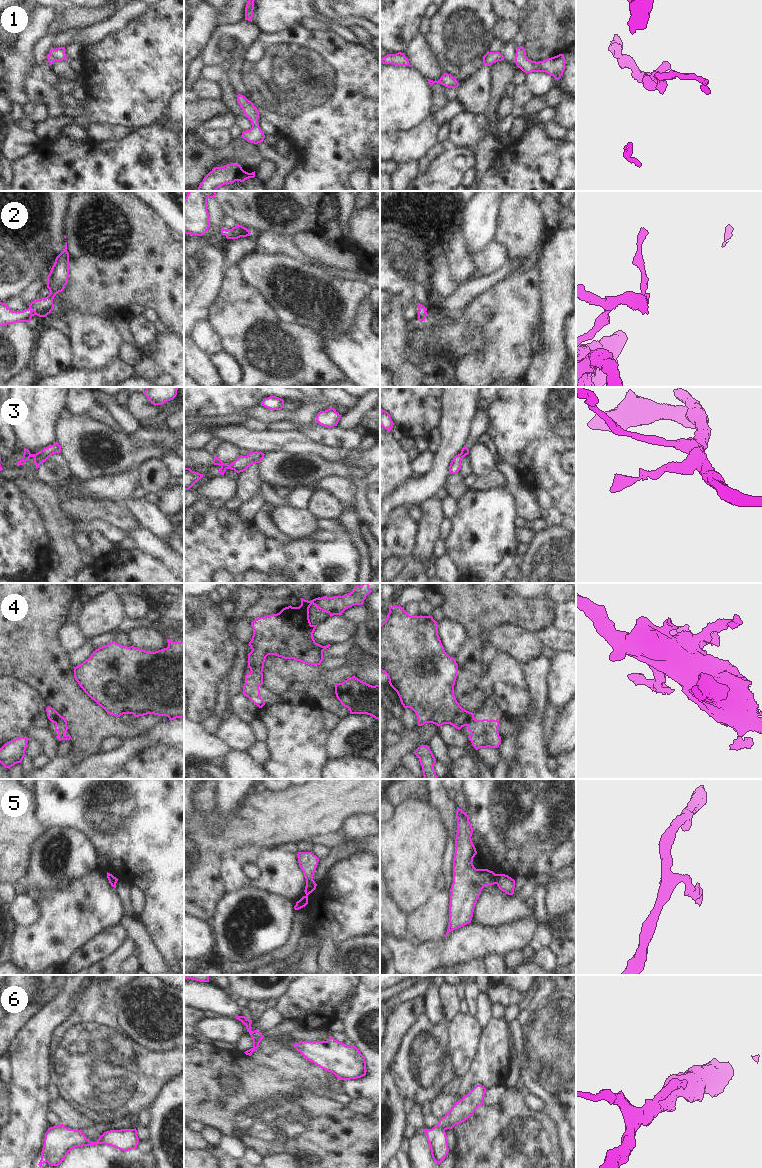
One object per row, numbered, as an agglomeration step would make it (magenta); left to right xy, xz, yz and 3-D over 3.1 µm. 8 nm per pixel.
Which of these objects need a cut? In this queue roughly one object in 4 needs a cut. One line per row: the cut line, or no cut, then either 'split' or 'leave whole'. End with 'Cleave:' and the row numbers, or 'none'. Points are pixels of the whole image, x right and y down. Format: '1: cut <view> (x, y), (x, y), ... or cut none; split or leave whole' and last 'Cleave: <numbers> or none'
1: cut none; leave whole
2: cut none; leave whole
3: cut xy (31, 454), (22, 460); split
4: cut none; leave whole
5: cut yz (496, 874), (497, 883); split
6: cut yz (437, 1125), (444, 1130); split
Cleave: 3, 5, 6

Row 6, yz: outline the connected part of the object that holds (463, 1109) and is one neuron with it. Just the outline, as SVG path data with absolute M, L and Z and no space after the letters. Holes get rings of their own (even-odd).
M476 1085L467 1095L457 1101L448 1113L442 1117L437 1126L440 1129L452 1129L455 1125L467 1120L479 1106L483 1105L486 1088Z

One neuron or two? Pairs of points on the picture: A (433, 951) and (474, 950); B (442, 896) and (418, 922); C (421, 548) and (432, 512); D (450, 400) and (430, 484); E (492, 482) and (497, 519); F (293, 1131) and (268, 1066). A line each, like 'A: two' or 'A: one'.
A: one
B: one
C: one
D: one
E: two
F: one

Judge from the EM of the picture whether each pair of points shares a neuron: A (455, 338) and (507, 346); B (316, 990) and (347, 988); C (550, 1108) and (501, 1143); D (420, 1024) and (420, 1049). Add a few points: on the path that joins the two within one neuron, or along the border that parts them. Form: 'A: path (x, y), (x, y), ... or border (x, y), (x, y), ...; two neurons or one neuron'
A: border (487, 325), (495, 342), (483, 357), (474, 358); two neurons
B: path (324, 988), (339, 988); one neuron
C: border (544, 1111), (556, 1123), (558, 1131); two neurons
D: path (419, 1030), (417, 1035), (420, 1038), (420, 1043); one neuron

